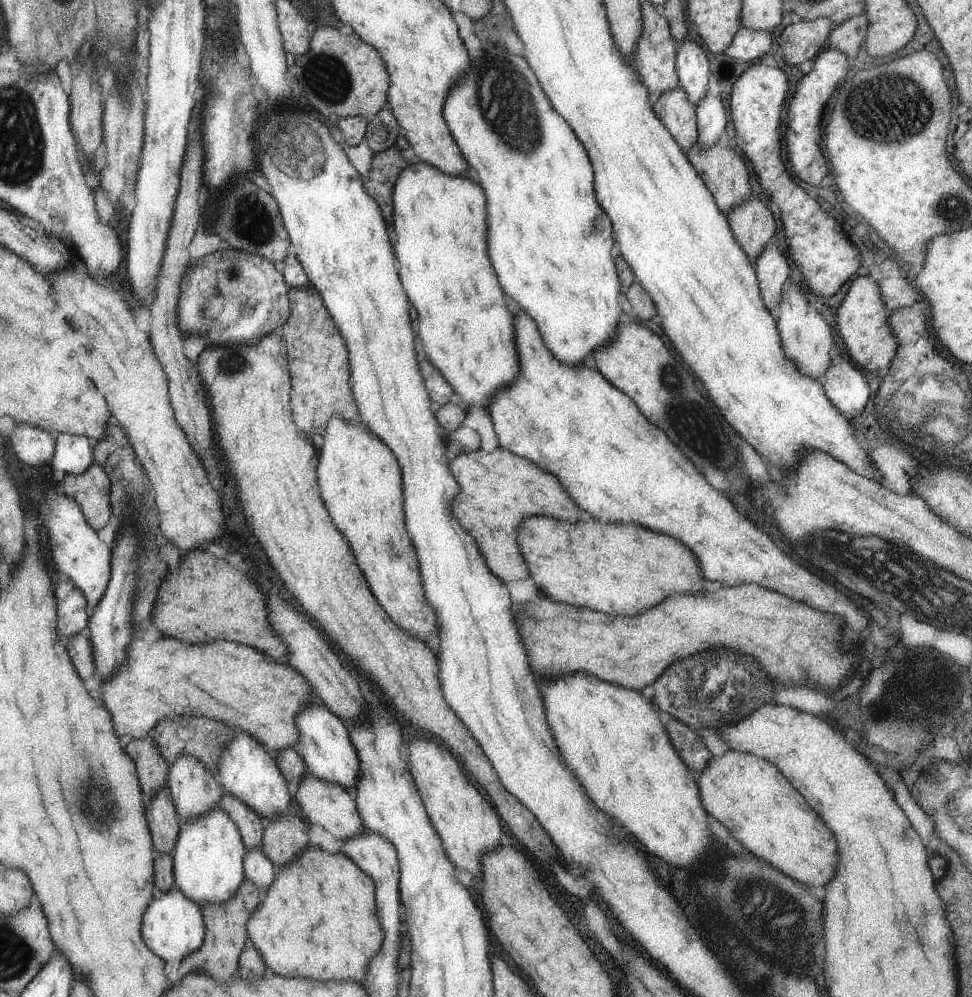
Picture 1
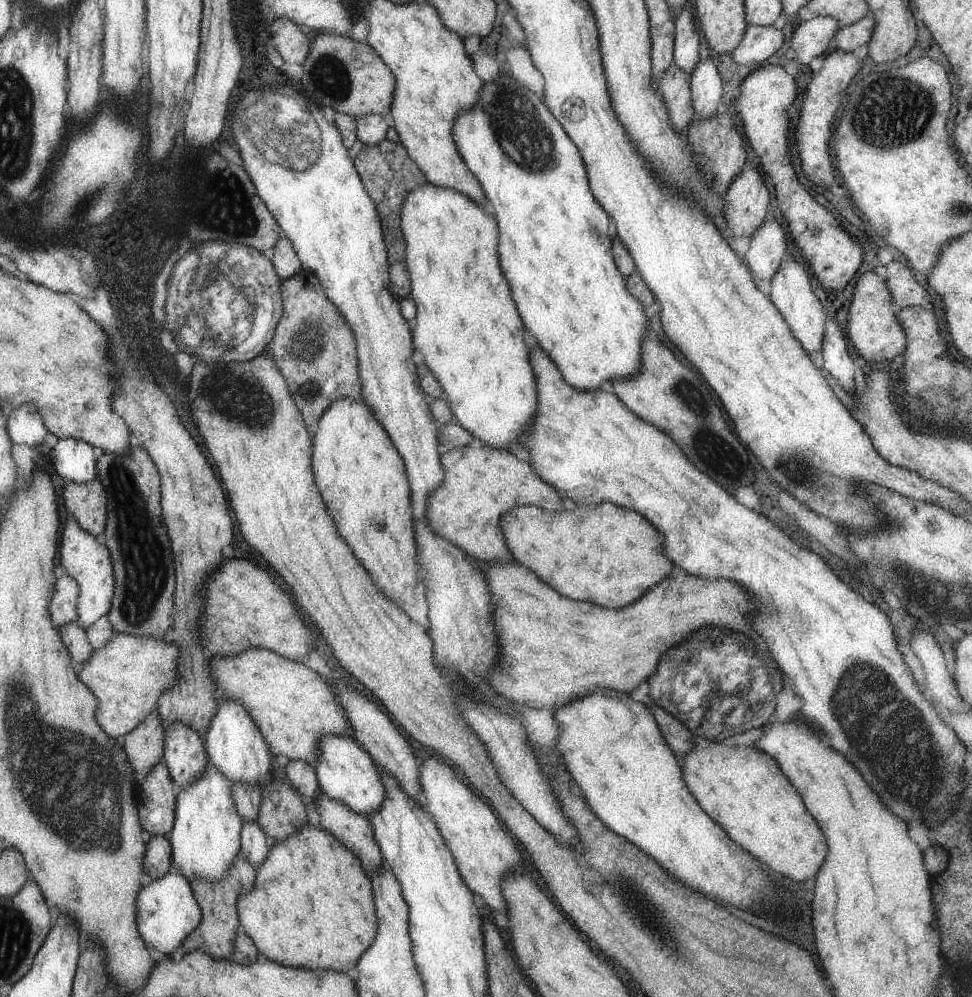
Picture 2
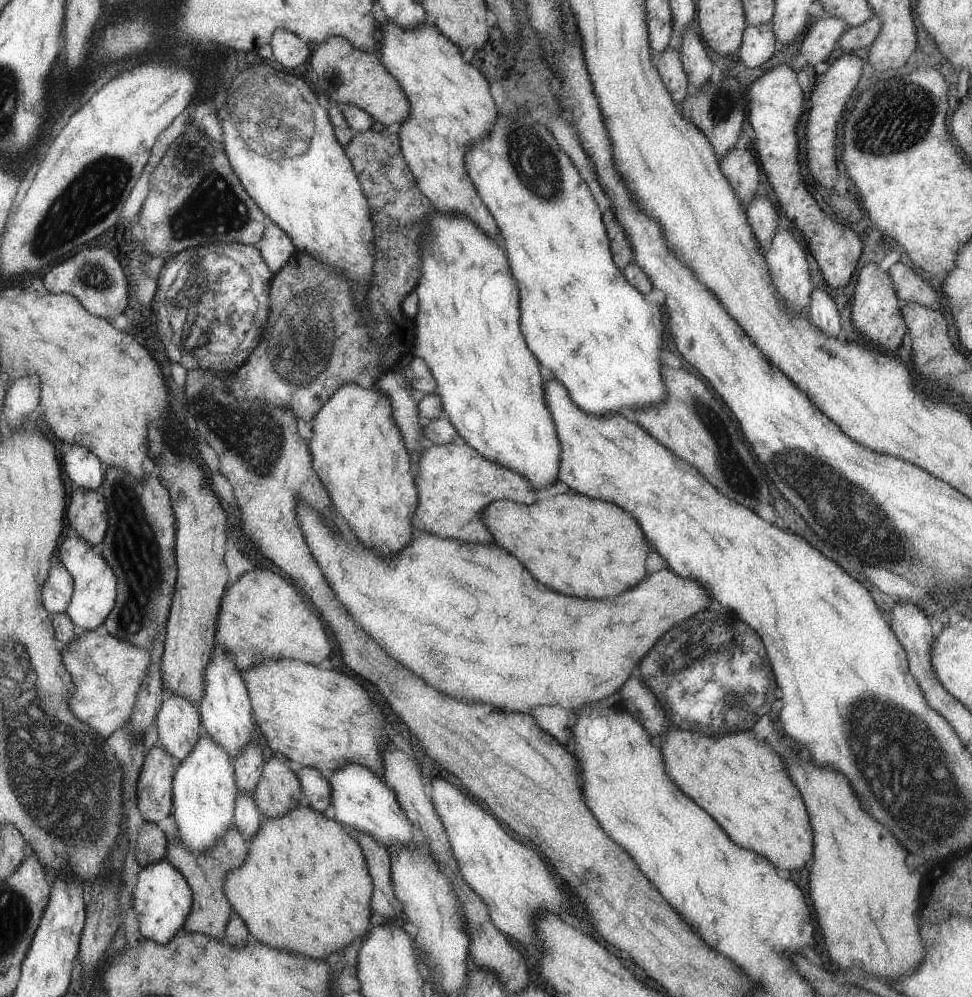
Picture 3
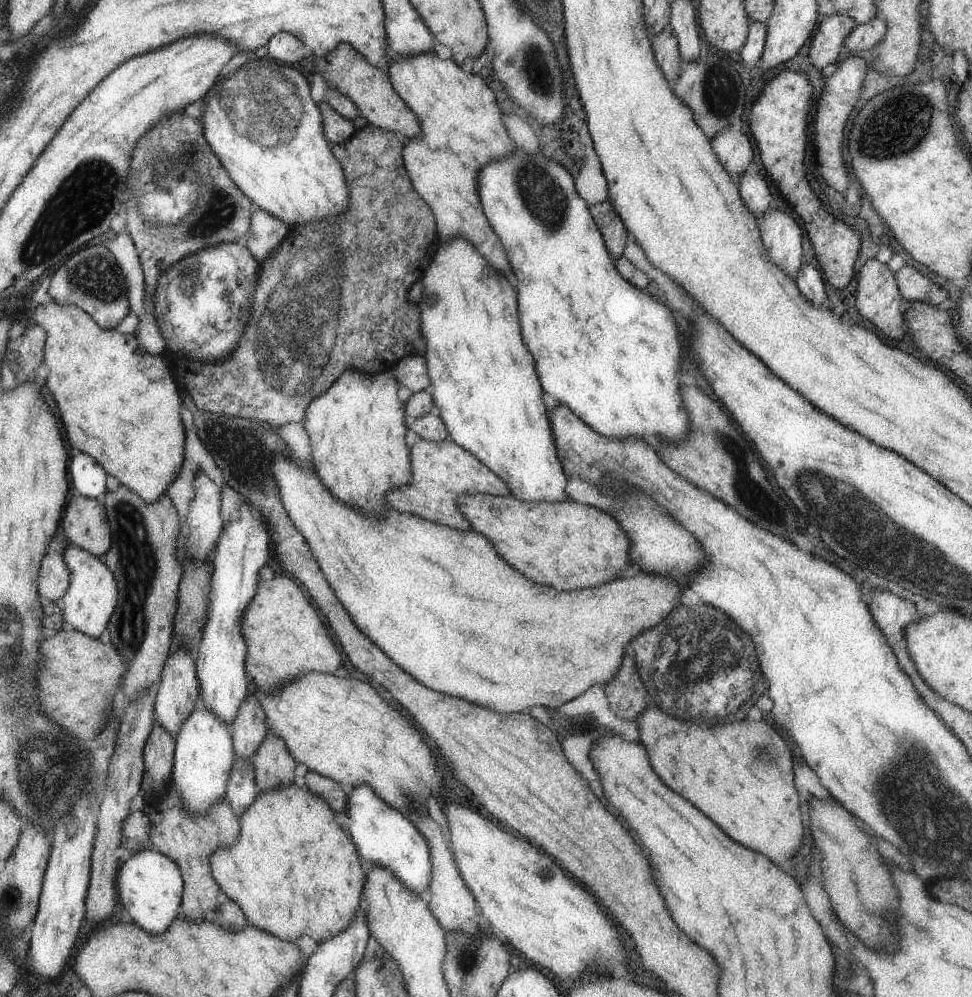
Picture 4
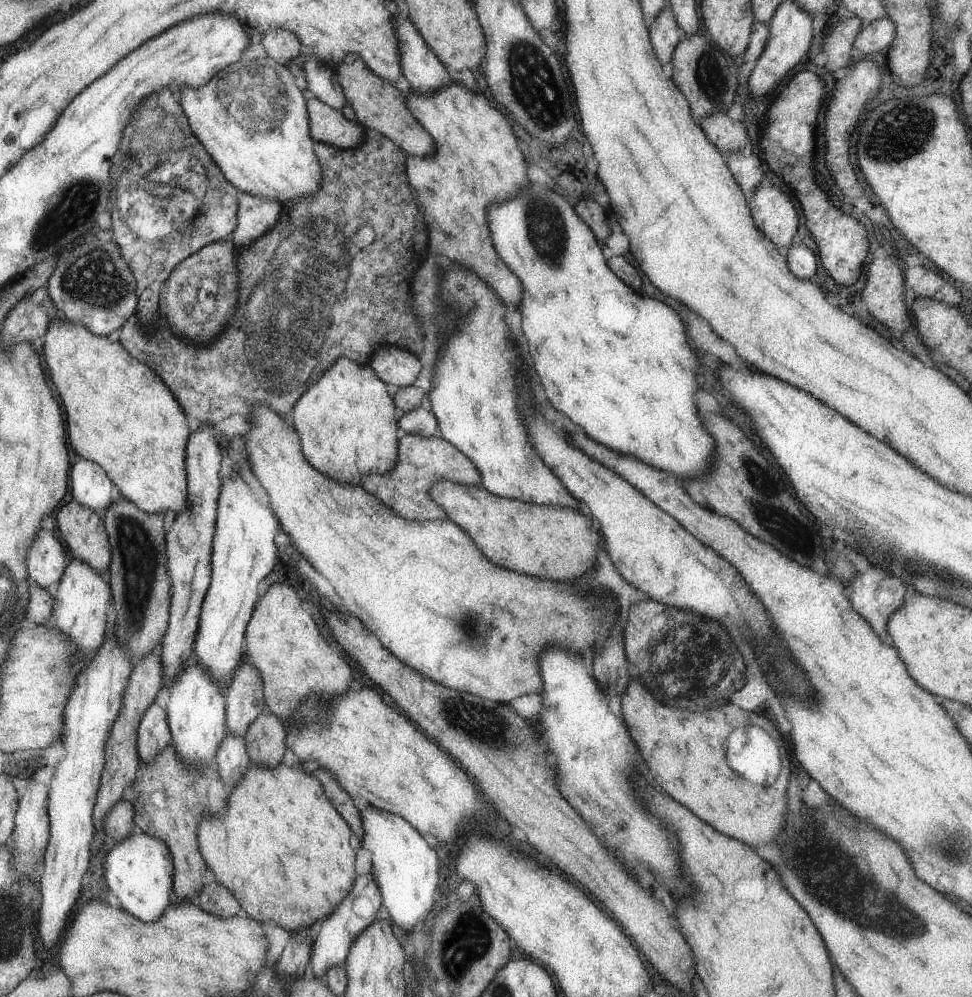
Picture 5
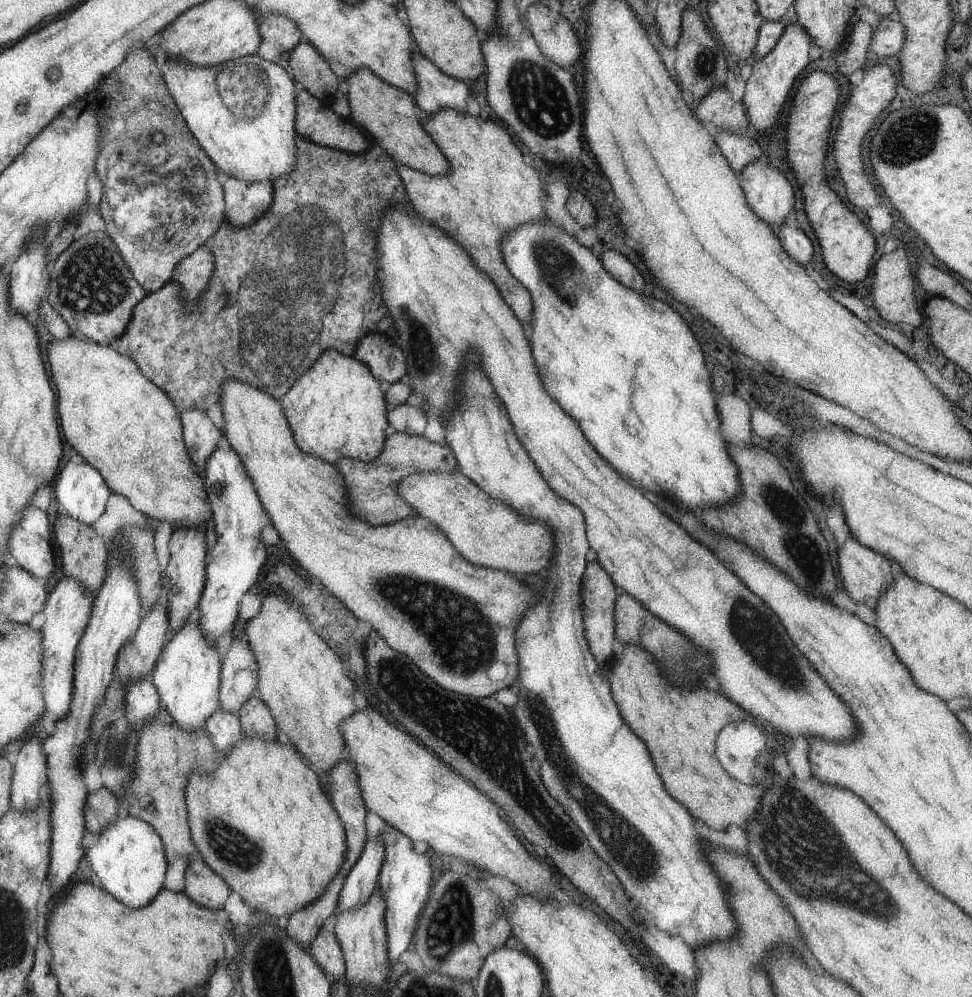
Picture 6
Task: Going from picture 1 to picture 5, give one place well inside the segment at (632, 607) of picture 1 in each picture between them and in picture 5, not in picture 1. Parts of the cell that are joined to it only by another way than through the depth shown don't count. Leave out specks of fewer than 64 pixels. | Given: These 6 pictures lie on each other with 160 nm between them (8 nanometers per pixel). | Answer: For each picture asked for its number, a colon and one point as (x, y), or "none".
2: (612, 557)
3: (578, 546)
4: (535, 541)
5: (519, 536)

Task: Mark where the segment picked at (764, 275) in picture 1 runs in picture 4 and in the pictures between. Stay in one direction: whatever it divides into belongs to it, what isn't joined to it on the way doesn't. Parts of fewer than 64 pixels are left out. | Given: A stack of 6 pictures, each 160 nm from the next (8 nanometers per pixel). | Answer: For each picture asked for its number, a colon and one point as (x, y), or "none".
2: (767, 251)
3: (763, 218)
4: (754, 190)

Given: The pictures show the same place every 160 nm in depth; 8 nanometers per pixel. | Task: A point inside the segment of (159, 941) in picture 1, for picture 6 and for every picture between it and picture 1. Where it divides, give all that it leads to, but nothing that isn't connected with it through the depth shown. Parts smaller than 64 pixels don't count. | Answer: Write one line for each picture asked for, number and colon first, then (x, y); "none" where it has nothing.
2: (167, 910)
3: (163, 899)
4: (151, 885)
5: (138, 871)
6: (129, 858)

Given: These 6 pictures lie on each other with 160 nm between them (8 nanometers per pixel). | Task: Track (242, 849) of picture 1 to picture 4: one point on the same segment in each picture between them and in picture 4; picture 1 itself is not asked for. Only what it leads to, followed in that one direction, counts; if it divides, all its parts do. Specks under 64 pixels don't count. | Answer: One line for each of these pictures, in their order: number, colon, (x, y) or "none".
2: (205, 841)
3: (205, 794)
4: (204, 759)

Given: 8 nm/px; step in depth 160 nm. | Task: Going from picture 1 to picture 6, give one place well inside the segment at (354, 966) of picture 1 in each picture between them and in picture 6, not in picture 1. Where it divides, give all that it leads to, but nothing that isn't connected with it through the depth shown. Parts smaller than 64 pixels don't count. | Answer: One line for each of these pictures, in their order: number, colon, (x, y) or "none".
2: (312, 906)
3: (305, 888)
4: (293, 870)
5: (281, 848)
6: (261, 820)

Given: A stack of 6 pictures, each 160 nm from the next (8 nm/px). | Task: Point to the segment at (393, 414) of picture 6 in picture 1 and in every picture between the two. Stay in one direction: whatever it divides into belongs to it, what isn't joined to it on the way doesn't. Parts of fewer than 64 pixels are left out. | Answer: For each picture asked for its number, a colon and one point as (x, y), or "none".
1: (499, 489)
2: (481, 484)
3: (455, 483)
4: (441, 470)
5: (423, 459)

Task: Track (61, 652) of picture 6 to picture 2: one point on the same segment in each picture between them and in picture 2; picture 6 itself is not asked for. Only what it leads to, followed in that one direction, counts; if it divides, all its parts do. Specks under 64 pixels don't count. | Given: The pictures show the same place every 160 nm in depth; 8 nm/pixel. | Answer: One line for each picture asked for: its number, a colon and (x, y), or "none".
2: (87, 561)
3: (95, 590)
4: (93, 596)
5: (83, 595)

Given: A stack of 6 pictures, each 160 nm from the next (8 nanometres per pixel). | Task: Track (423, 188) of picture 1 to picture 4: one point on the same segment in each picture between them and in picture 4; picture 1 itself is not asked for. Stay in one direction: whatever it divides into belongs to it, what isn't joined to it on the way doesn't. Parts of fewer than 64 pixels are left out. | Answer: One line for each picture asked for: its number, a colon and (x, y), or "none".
2: (467, 327)
3: (467, 330)
4: (484, 381)

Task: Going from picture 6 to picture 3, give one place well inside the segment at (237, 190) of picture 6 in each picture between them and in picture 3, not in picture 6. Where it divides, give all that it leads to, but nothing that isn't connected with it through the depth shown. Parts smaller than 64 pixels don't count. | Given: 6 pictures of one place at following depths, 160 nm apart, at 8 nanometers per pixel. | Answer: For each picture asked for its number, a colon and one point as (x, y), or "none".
3: (277, 248)
4: (267, 232)
5: (256, 216)

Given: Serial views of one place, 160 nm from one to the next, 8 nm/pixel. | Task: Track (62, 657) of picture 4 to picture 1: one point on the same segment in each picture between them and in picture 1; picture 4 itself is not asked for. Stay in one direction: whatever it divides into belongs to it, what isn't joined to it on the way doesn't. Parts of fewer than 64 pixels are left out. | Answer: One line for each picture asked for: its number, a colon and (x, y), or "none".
1: (225, 681)
2: (129, 676)
3: (108, 672)

